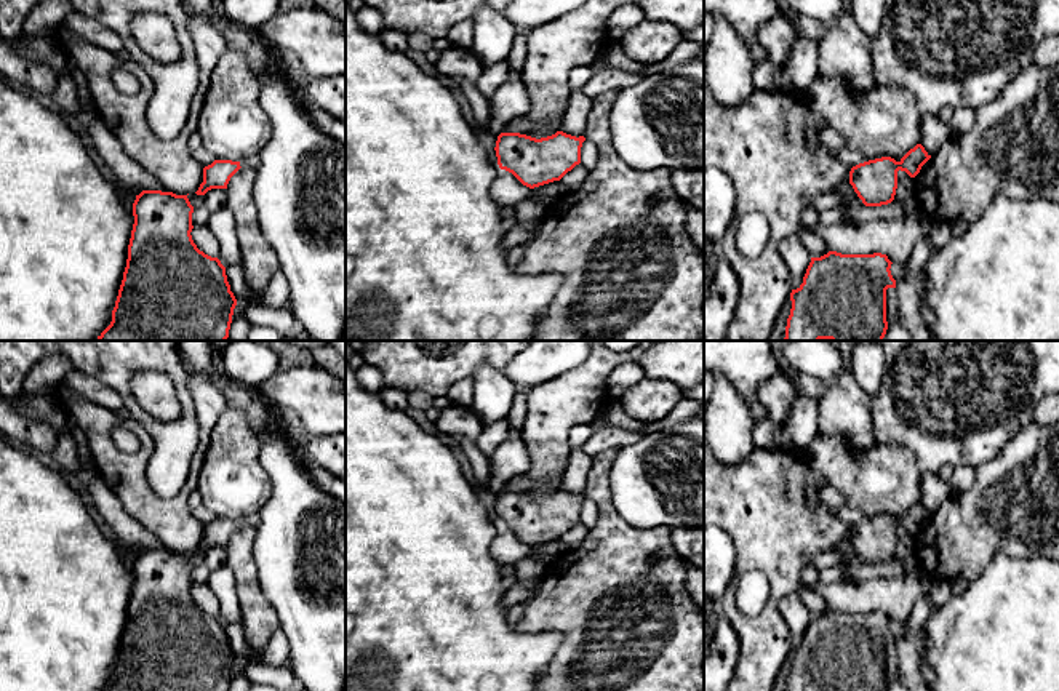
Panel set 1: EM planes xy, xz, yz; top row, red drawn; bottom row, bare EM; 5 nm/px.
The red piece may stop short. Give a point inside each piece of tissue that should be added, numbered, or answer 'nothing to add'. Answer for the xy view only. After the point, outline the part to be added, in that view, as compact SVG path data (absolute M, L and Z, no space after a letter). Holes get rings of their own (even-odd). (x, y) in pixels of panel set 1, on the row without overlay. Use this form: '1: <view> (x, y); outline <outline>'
1: xy (250, 520); outline M253 513L253 515L246 515L240 520L240 525L242 526L253 526L253 528L258 528L259 525L259 515L258 513Z

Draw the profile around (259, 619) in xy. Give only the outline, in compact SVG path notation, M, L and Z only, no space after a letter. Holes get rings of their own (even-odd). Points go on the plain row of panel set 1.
M240 526L227 542L226 565L235 577L243 635L251 648L261 651L270 635L280 629L280 622L258 581L258 566L253 552L254 537L256 528Z

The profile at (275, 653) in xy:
M280 629L270 635L267 645L261 649L261 653L262 664L266 665L280 667L283 664L288 664L290 645Z

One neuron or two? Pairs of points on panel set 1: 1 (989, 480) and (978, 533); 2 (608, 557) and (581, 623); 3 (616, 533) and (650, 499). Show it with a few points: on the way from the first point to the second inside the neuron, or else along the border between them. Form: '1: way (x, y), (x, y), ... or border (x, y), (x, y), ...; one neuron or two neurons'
1: way (987, 493), (987, 499), (976, 511), (976, 520); one neuron
2: way (608, 573), (608, 595), (597, 607); one neuron
3: border (610, 488), (615, 509), (631, 525), (663, 527); two neurons

